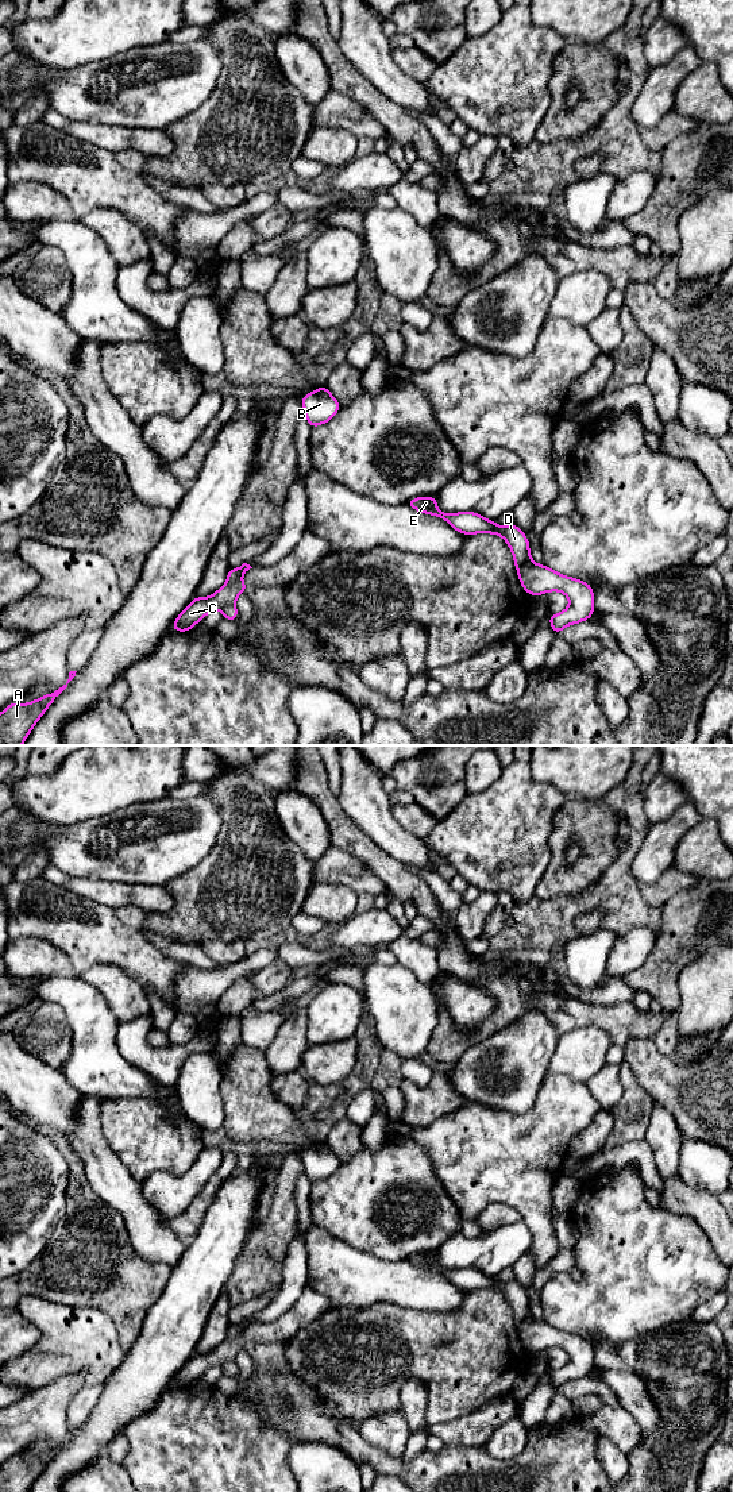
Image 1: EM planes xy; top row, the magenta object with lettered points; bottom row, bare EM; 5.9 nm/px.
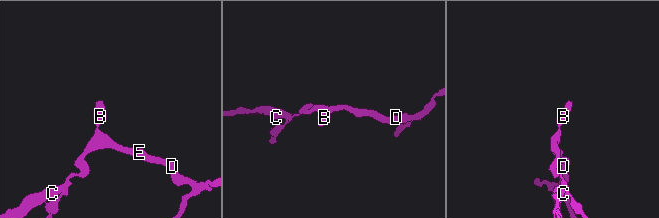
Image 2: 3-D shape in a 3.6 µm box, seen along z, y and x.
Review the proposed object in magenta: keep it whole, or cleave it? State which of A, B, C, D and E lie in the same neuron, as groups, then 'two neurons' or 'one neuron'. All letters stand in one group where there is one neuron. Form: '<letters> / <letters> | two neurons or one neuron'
A C / B D E | two neurons

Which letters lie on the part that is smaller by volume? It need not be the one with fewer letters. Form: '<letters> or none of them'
A, C

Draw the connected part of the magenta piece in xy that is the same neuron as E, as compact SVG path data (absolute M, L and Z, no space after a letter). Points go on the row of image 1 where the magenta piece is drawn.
M436 496L417 497L409 500L406 505L420 513L445 520L463 535L494 533L504 537L512 550L521 586L529 595L541 595L556 590L568 597L568 608L548 617L556 636L563 628L593 617L594 591L591 586L580 579L562 575L544 564L536 564L531 558L526 535L516 524L499 527L475 512L443 513L437 509Z

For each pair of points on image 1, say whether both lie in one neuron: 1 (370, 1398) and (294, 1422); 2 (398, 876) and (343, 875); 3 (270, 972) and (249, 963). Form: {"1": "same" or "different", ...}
{"1": "different", "2": "different", "3": "different"}

